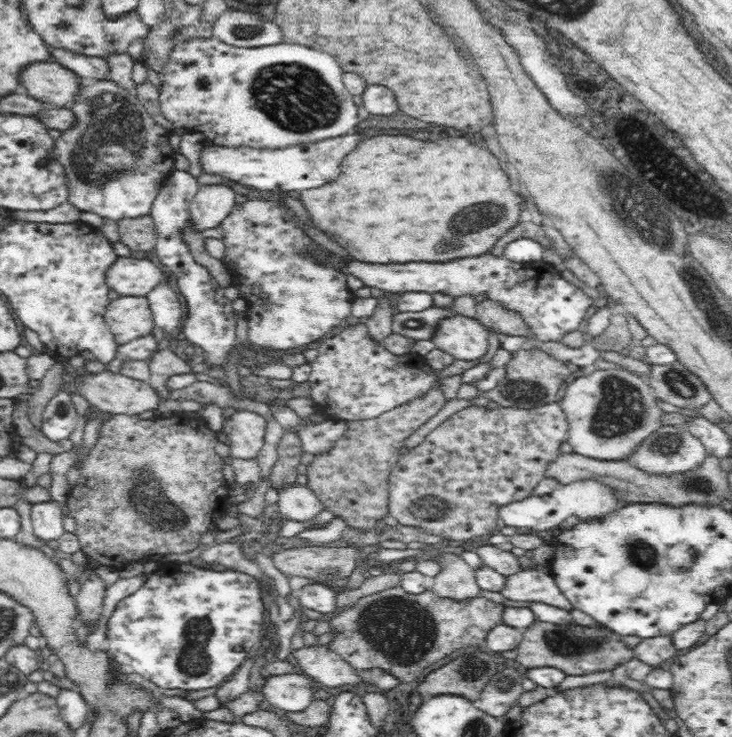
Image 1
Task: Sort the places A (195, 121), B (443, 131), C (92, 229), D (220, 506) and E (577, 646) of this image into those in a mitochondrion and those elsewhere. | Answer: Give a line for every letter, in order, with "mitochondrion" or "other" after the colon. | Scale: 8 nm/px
A: other
B: other
C: other
D: other
E: mitochondrion

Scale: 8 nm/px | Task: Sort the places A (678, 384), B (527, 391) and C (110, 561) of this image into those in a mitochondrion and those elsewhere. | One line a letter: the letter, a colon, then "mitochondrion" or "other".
A: mitochondrion
B: mitochondrion
C: other

